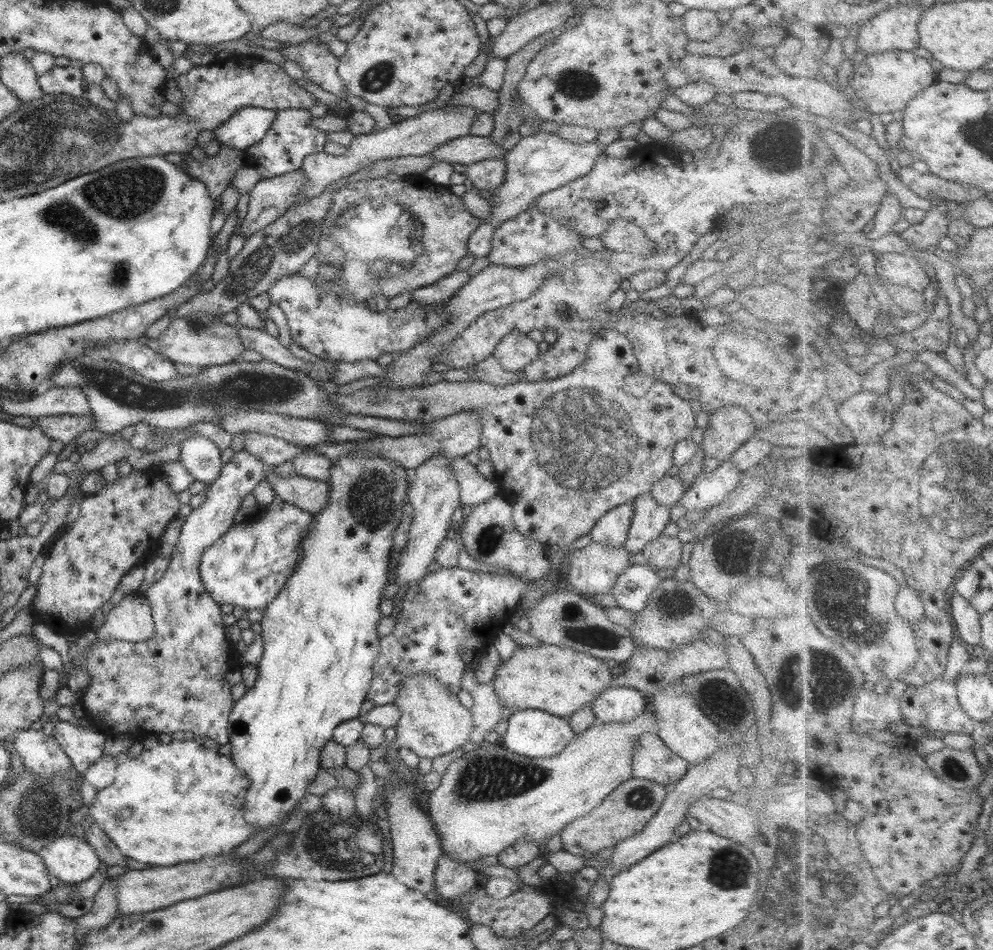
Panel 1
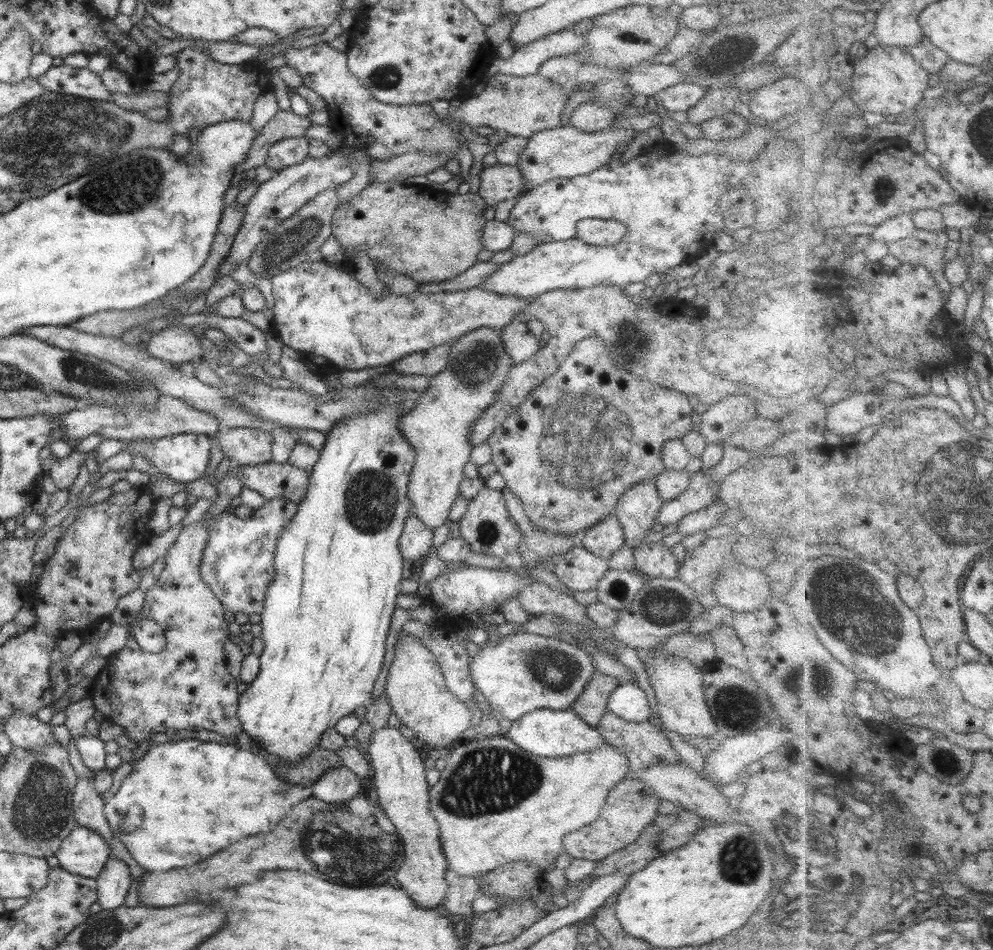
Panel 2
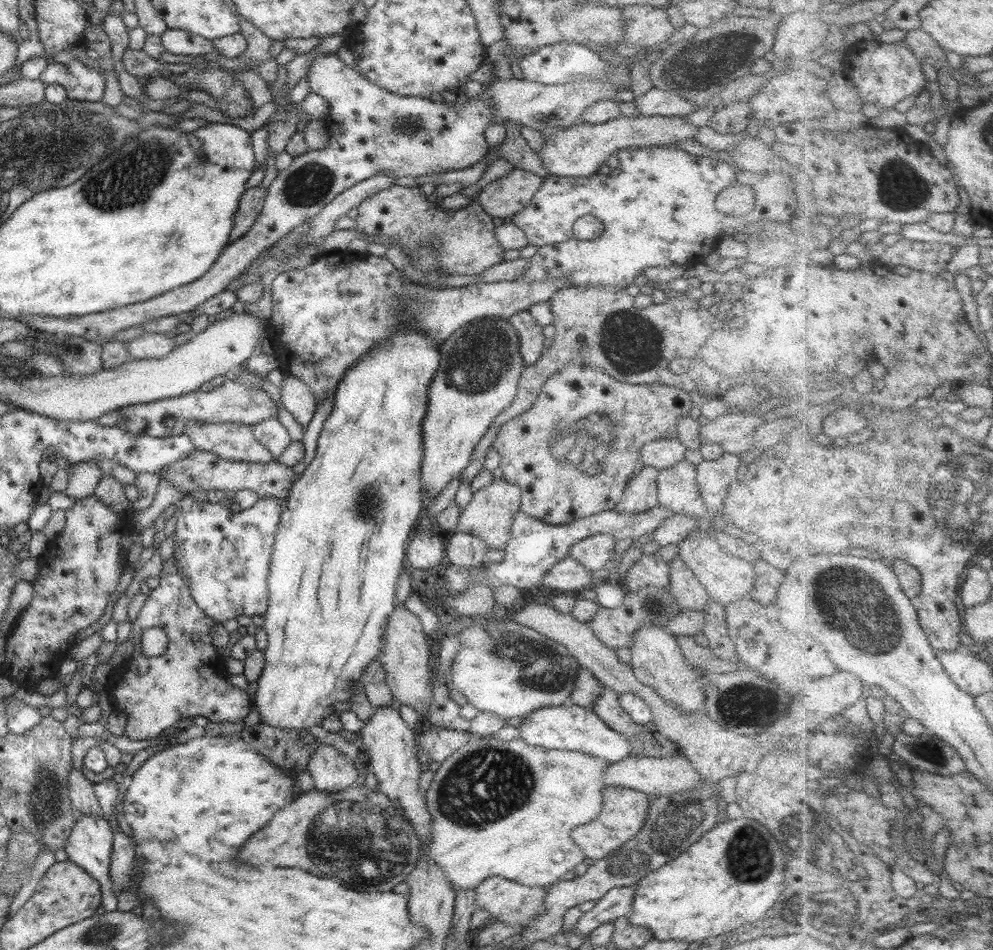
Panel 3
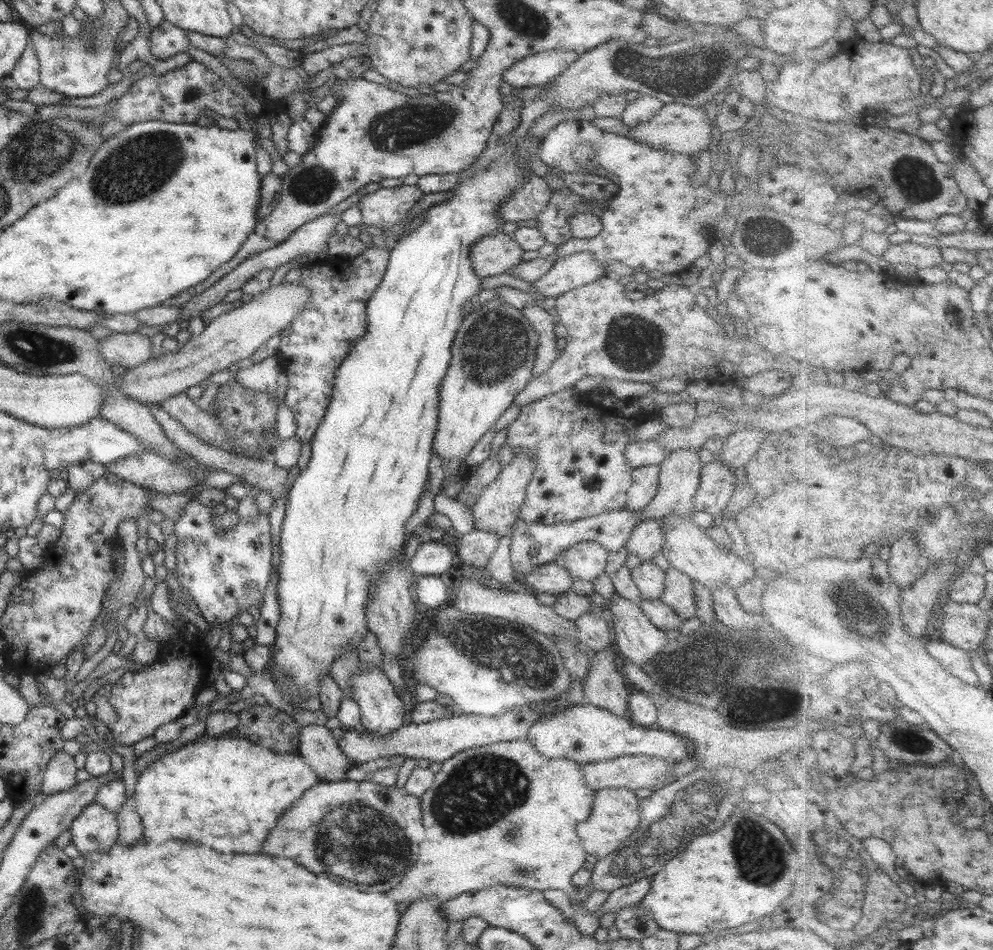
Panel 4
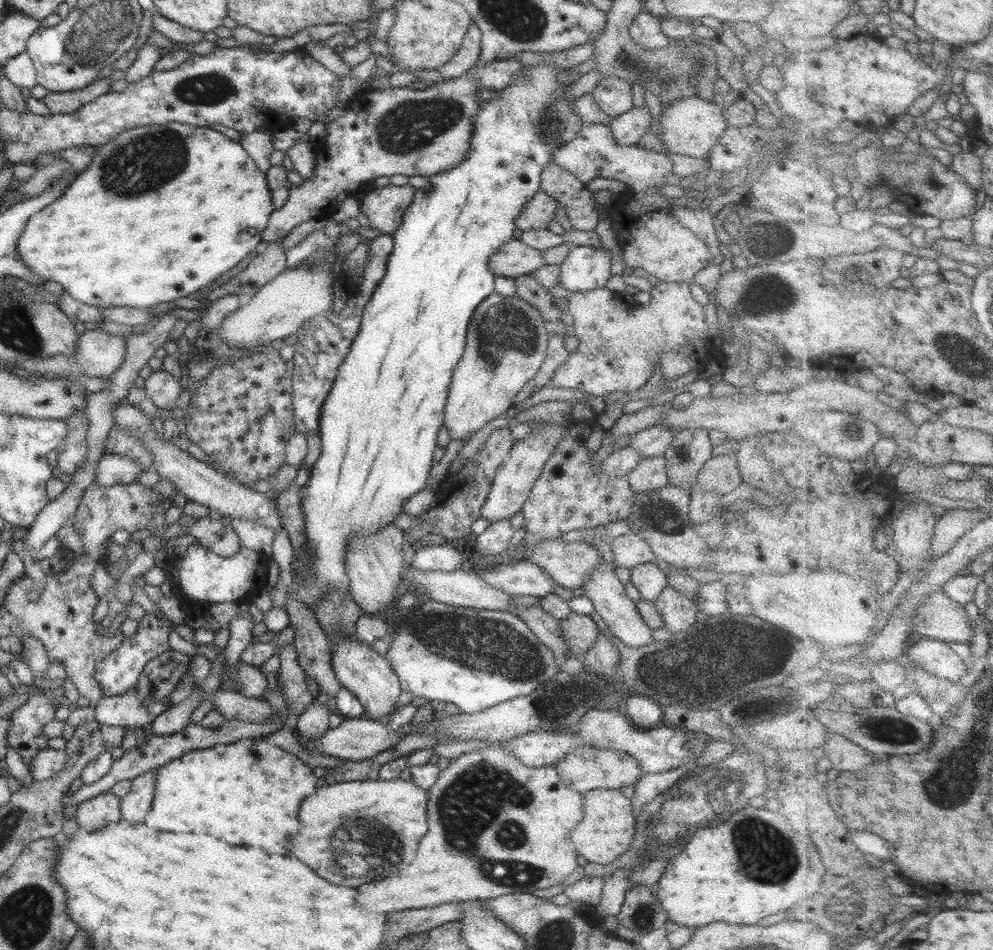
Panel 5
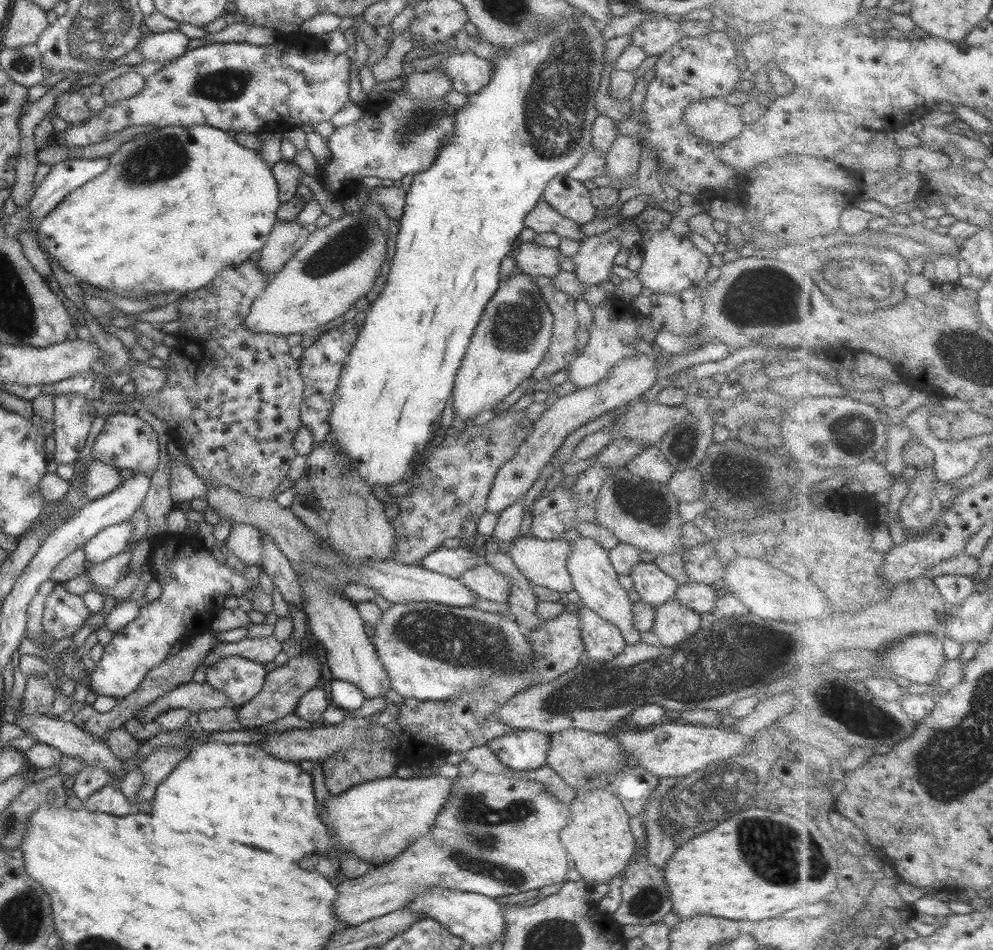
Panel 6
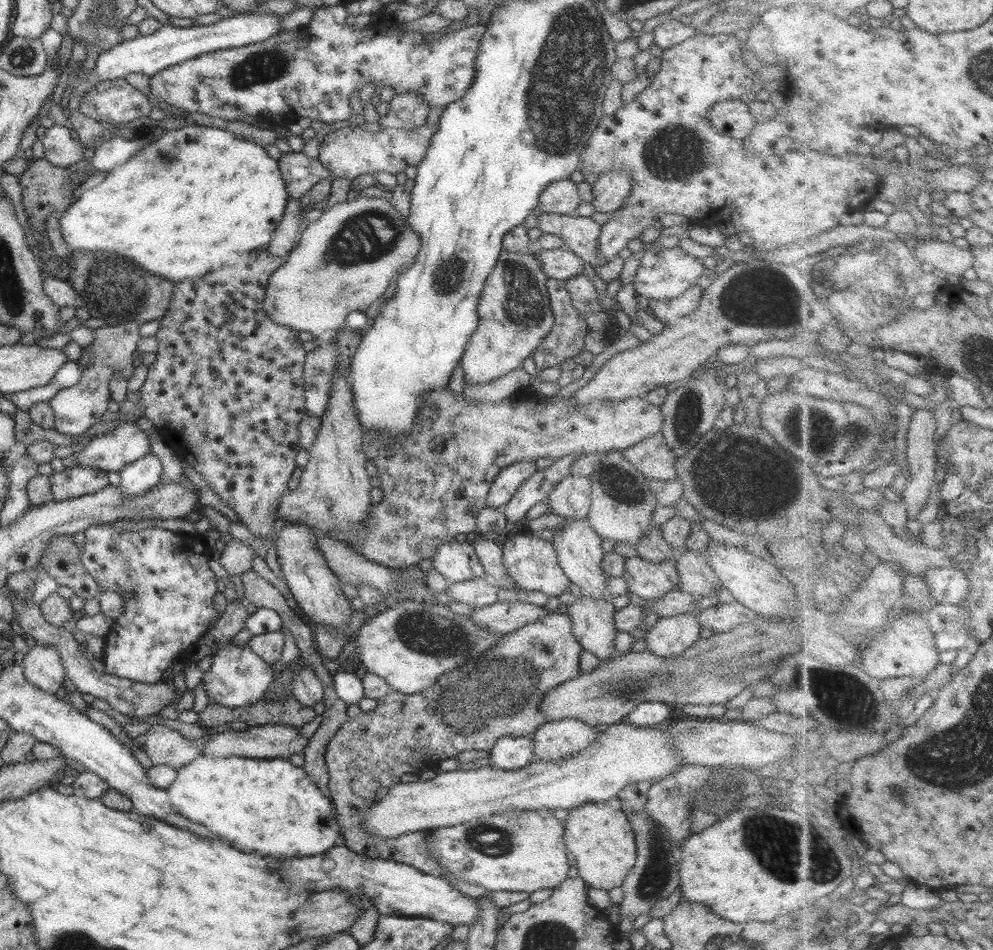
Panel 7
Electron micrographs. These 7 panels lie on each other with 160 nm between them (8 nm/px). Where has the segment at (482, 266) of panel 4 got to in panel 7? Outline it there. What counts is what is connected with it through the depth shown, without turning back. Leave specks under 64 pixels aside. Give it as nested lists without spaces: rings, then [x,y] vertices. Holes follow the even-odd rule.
[[[538,247],[536,254],[549,279],[566,282],[575,276],[582,275],[585,270],[583,260],[570,248],[546,249]]]

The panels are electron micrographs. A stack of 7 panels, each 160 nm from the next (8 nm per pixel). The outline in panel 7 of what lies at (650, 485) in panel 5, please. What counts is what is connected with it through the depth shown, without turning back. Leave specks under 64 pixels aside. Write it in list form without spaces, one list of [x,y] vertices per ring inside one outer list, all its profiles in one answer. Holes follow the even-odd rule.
[[[656,433],[649,439],[625,449],[623,457],[638,469],[648,480],[677,480],[677,458],[666,446],[662,433]]]

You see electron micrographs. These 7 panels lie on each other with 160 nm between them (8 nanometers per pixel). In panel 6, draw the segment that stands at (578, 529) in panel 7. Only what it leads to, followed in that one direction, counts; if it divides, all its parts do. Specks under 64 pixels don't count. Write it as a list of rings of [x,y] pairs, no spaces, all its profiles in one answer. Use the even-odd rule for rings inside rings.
[[[580,537],[571,543],[571,551],[567,556],[567,571],[573,580],[573,590],[579,594],[584,607],[611,622],[620,629],[626,644],[640,642],[640,632],[633,627],[633,602],[628,598],[628,591],[618,583],[618,573],[614,570],[609,559],[609,550],[592,538]]]

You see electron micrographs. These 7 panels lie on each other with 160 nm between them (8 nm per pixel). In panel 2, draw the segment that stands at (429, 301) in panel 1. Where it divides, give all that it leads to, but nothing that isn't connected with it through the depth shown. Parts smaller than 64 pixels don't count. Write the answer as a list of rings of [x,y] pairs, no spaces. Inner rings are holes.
[[[478,260],[474,266],[471,266],[466,272],[459,274],[456,278],[439,283],[419,285],[418,289],[423,293],[435,293],[480,287],[489,276],[492,276],[492,274],[499,269],[499,266],[501,266],[501,264],[496,264],[492,261]]]

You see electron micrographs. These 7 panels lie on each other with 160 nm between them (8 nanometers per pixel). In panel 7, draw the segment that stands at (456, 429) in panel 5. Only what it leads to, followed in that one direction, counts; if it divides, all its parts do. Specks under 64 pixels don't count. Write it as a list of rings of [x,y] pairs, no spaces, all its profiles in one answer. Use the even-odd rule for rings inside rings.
[[[532,245],[530,251],[526,253],[502,250],[498,255],[498,262],[489,272],[477,304],[479,323],[461,356],[466,386],[491,383],[500,376],[505,376],[513,370],[520,369],[524,360],[532,356],[542,339],[552,330],[555,318],[553,317],[547,289],[549,278],[541,267],[536,251],[538,251],[538,247],[535,245]]]

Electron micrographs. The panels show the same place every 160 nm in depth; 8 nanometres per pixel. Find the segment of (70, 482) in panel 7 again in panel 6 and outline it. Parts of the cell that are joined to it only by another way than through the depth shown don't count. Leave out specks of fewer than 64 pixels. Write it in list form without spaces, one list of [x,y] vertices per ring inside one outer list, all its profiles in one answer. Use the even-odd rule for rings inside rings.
[[[93,460],[86,466],[83,474],[83,493],[91,501],[98,499],[122,484],[119,468]]]

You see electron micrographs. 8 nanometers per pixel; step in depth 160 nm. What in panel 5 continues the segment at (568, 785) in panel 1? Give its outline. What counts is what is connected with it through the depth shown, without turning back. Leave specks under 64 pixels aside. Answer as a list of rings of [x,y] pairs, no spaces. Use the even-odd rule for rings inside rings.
[[[490,744],[482,750],[474,750],[461,754],[458,758],[452,759],[450,765],[441,770],[437,781],[429,788],[429,801],[427,806],[428,832],[420,839],[417,846],[415,860],[406,866],[402,872],[376,880],[370,884],[358,886],[358,903],[372,913],[388,914],[400,912],[401,910],[421,909],[426,907],[440,906],[446,903],[464,903],[469,901],[488,902],[491,899],[508,895],[509,893],[532,893],[539,889],[548,889],[556,885],[562,885],[564,879],[575,872],[575,869],[582,863],[571,842],[567,841],[568,835],[578,826],[583,814],[583,795],[568,788],[559,778],[555,765],[550,766],[526,766],[520,762],[509,750],[496,744]]]

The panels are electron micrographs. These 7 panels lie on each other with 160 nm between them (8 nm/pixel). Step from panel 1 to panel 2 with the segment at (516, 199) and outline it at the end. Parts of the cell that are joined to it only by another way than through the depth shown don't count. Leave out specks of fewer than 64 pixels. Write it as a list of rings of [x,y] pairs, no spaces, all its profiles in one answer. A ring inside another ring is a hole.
[[[572,125],[560,126],[554,129],[542,130],[529,138],[519,160],[520,174],[524,178],[527,188],[525,192],[535,186],[544,184],[557,178],[574,178],[575,176],[590,174],[604,166],[617,154],[616,148],[620,144],[628,144],[636,136],[634,129],[610,127],[598,132],[584,132]]]

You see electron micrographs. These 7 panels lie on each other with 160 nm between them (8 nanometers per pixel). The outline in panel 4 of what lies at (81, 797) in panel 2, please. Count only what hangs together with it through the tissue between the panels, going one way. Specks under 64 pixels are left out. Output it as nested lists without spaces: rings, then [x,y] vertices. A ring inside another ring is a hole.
[[[58,751],[43,770],[41,792],[51,794],[70,790],[76,783],[74,757],[65,751]]]

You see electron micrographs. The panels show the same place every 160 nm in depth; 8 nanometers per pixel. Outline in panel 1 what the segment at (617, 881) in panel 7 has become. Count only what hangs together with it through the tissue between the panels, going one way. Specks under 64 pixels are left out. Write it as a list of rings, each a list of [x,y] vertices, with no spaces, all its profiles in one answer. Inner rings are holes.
[[[638,777],[617,786],[591,814],[585,814],[574,822],[567,824],[559,833],[563,850],[575,856],[590,857],[606,848],[614,847],[622,840],[640,832],[650,819],[661,809],[669,788],[663,784]]]

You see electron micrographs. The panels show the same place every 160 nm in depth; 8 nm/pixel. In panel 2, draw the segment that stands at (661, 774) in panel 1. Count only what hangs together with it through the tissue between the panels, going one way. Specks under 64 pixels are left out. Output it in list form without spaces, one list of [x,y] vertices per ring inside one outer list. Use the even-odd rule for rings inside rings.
[[[606,709],[596,727],[607,744],[615,746],[628,759],[629,770],[632,773],[654,765],[680,763],[680,756],[670,745],[668,737],[665,736],[666,733],[657,724],[656,720],[641,723],[628,722]]]

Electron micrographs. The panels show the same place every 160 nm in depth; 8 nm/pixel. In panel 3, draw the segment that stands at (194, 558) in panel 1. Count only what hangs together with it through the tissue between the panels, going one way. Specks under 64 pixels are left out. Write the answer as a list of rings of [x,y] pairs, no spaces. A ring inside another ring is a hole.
[[[174,558],[163,561],[163,569],[159,579],[159,585],[149,591],[150,597],[146,599],[141,610],[134,613],[130,636],[134,651],[131,657],[124,661],[122,666],[114,669],[113,676],[108,678],[107,682],[111,688],[112,696],[115,698],[115,708],[126,714],[127,725],[123,735],[132,742],[159,737],[166,728],[186,724],[196,716],[205,716],[210,721],[219,723],[242,721],[252,706],[252,701],[246,691],[236,688],[227,681],[226,677],[220,677],[220,674],[226,671],[225,662],[222,656],[216,653],[215,650],[218,646],[214,645],[212,637],[208,635],[211,626],[218,622],[204,614],[204,611],[192,598],[189,584],[184,582],[183,575],[175,565]],[[147,628],[161,628],[169,638],[168,646],[161,656],[146,658],[142,654],[141,636]]]

